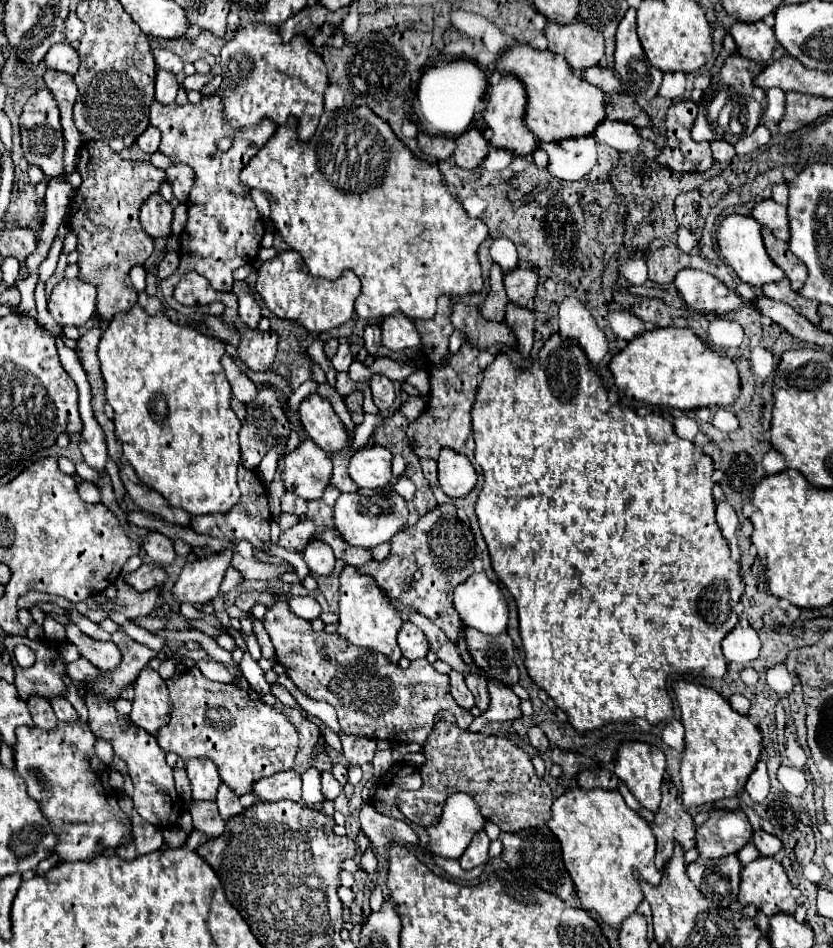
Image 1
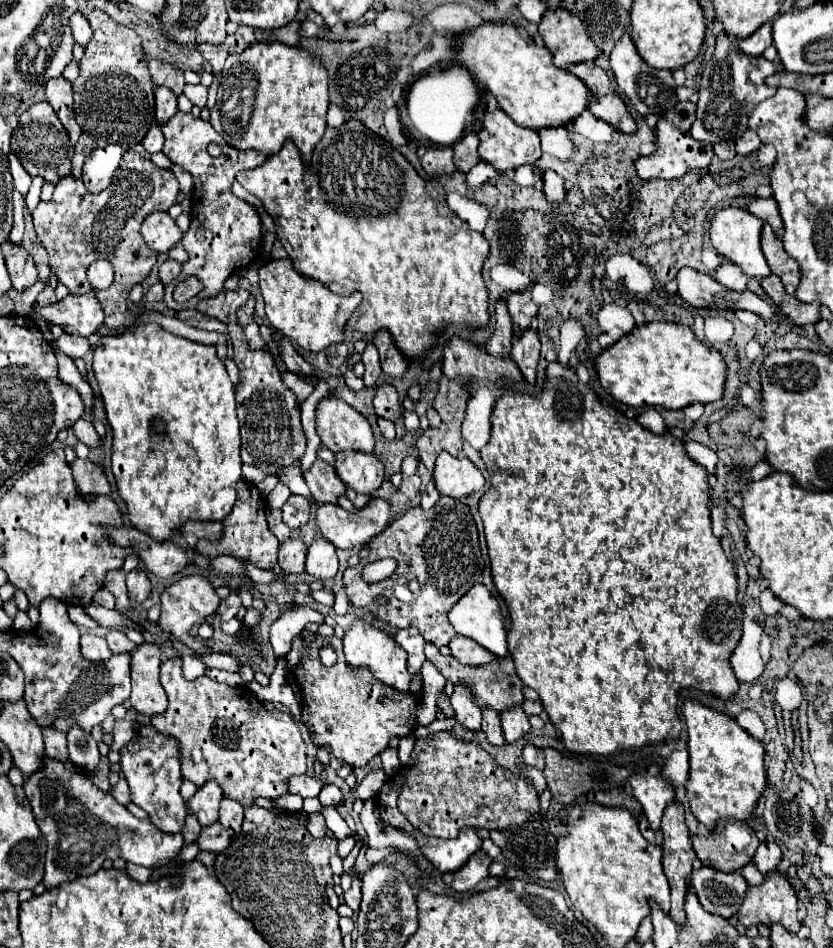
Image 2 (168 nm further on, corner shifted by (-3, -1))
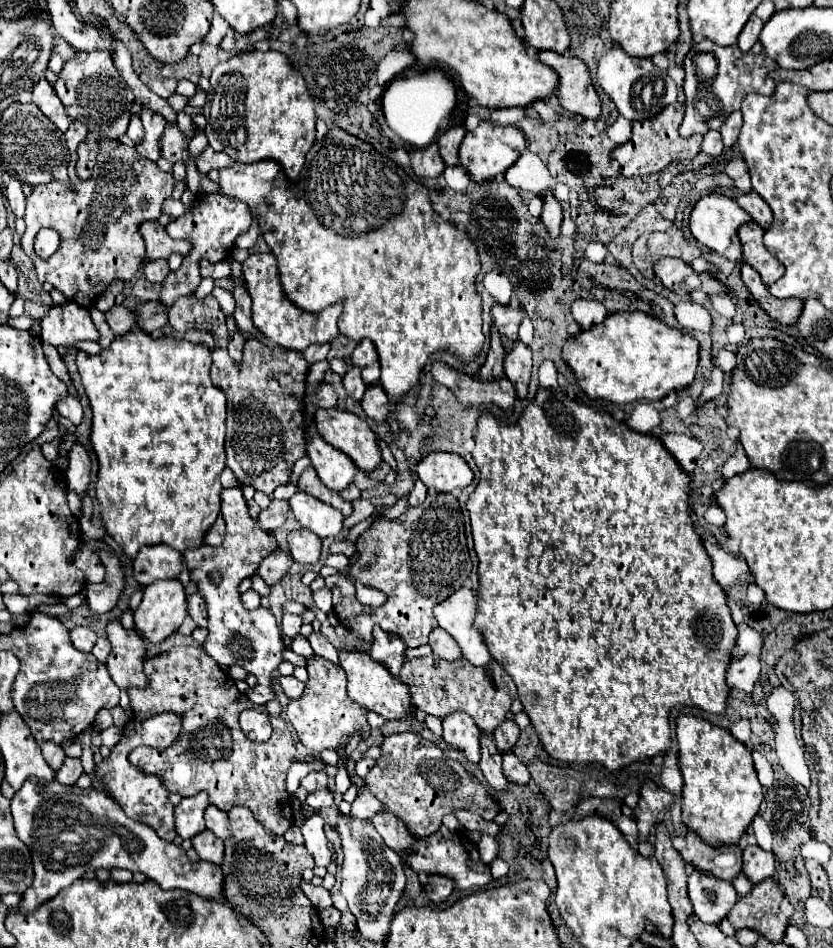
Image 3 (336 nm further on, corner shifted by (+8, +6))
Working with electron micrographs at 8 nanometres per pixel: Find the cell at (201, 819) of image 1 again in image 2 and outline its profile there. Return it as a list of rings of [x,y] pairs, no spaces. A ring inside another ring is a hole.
[[[215,822],[209,828],[203,828],[201,830],[201,836],[199,836],[197,844],[205,852],[221,854],[229,846],[229,834],[225,832],[225,828],[221,828],[219,822]]]

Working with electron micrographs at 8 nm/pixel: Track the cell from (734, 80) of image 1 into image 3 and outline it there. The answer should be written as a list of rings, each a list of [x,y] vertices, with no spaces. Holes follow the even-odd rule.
[[[702,39],[698,45],[694,45],[686,59],[684,59],[684,93],[686,93],[686,115],[680,125],[680,135],[690,137],[694,133],[708,133],[710,129],[720,129],[726,117],[740,109],[742,99],[748,93],[760,93],[760,95],[770,95],[774,93],[776,83],[770,79],[770,71],[778,69],[778,63],[774,59],[768,59],[766,55],[752,55],[752,53],[742,53],[738,45],[728,45],[720,47],[714,45],[710,39]],[[704,53],[714,55],[716,59],[716,71],[700,71],[696,65],[696,59]]]

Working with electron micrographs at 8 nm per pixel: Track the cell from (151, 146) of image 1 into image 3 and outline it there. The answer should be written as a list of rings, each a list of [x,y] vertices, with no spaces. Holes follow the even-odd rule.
[[[132,115],[130,119],[130,127],[128,127],[128,133],[126,133],[134,143],[142,141],[144,137],[144,127],[142,127],[142,121],[140,121],[140,115]]]

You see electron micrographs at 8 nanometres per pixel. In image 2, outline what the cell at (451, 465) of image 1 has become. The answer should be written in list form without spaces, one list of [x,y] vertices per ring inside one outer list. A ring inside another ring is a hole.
[[[441,452],[435,462],[433,482],[443,496],[465,498],[481,490],[485,478],[469,458],[455,458],[451,454]]]

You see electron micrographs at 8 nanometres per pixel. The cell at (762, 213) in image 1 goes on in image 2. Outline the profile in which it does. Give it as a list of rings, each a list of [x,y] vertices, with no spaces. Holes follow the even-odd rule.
[[[753,198],[747,206],[747,210],[755,216],[759,216],[761,220],[769,222],[773,232],[777,234],[777,238],[783,236],[783,220],[779,216],[779,208],[777,208],[777,202],[773,198]]]

